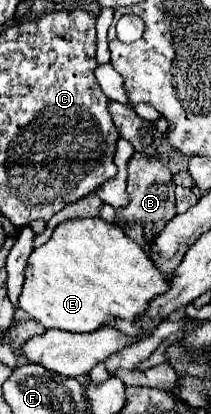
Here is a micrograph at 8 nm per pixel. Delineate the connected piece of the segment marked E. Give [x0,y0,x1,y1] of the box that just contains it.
[18,217,168,335]

